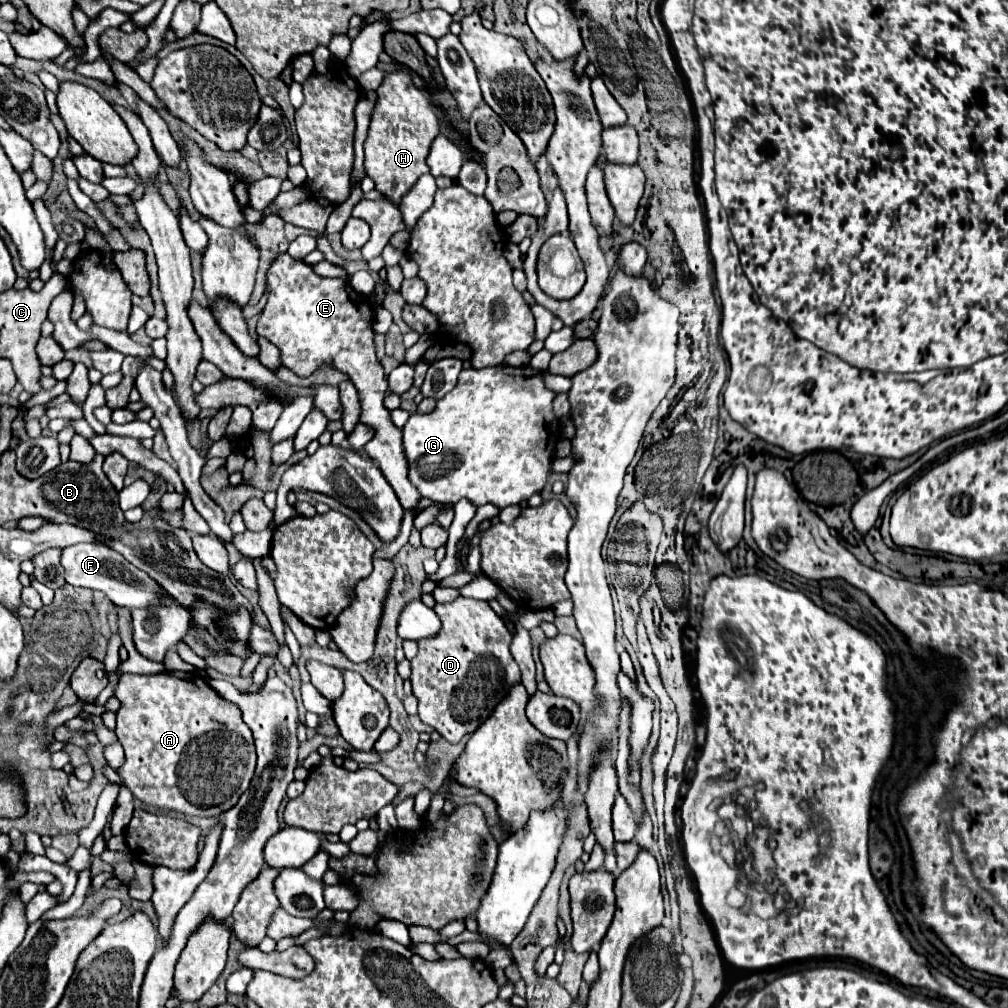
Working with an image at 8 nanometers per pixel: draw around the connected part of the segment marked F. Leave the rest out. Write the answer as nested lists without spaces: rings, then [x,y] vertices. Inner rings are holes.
[[[75,544],[75,546],[67,546],[63,550],[61,556],[61,564],[65,568],[65,580],[73,586],[85,586],[91,590],[101,590],[115,606],[127,606],[127,608],[151,608],[151,604],[159,604],[159,588],[163,588],[161,584],[157,584],[155,580],[151,580],[151,576],[147,576],[145,572],[139,572],[139,568],[135,568],[133,564],[129,564],[127,560],[123,560],[121,554],[117,554],[115,550],[101,546],[101,544]],[[129,570],[133,574],[133,584],[125,584],[121,580],[121,572]]]

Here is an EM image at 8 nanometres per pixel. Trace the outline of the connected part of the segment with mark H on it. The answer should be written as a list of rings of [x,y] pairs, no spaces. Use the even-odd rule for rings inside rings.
[[[397,66],[395,72],[385,74],[377,88],[377,104],[365,140],[365,172],[375,180],[375,190],[385,194],[393,204],[399,204],[401,196],[417,182],[417,178],[429,172],[427,152],[439,134],[439,120],[427,92],[413,84],[407,66]]]

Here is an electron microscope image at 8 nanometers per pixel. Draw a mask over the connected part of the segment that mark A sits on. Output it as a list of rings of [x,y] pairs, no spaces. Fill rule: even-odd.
[[[161,672],[161,674],[123,674],[117,686],[117,698],[121,702],[121,708],[117,712],[117,738],[121,740],[123,748],[125,748],[125,762],[123,766],[117,770],[121,782],[131,790],[131,794],[135,796],[135,800],[165,810],[165,812],[177,812],[183,816],[197,816],[197,818],[213,818],[219,816],[223,812],[227,812],[229,808],[233,808],[239,800],[239,796],[249,788],[249,782],[253,778],[253,770],[255,770],[255,744],[251,740],[251,730],[247,728],[247,724],[243,724],[241,712],[235,704],[227,702],[225,698],[221,698],[197,672]]]

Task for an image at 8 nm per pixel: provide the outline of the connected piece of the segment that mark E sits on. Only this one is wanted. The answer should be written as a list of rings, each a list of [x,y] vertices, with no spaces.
[[[281,252],[271,262],[265,278],[267,304],[257,322],[257,334],[265,336],[281,352],[283,366],[299,376],[309,376],[323,362],[335,364],[337,370],[345,372],[359,392],[361,422],[373,428],[373,438],[365,444],[369,458],[377,462],[387,482],[393,486],[401,506],[411,510],[419,502],[417,488],[407,478],[407,460],[401,446],[401,430],[391,422],[389,410],[385,408],[387,378],[383,366],[377,362],[373,344],[373,306],[369,298],[355,292],[349,280],[343,278],[323,278],[311,264],[291,258]]]

